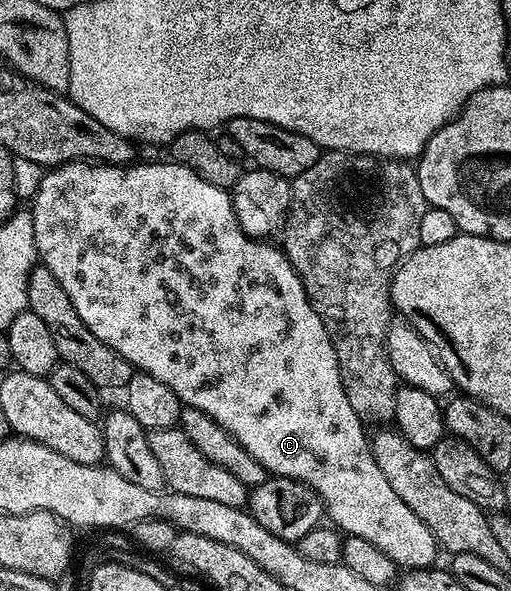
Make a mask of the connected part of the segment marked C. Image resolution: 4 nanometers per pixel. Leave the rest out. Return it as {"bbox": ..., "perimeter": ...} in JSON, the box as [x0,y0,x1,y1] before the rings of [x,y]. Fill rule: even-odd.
{"bbox":[31,160,439,570],"perimeter":[[[172,160],[165,162],[145,162],[142,166],[130,164],[128,166],[106,166],[95,162],[64,162],[62,166],[55,166],[45,170],[43,180],[39,184],[37,193],[32,195],[31,213],[34,220],[34,242],[37,249],[37,257],[40,265],[46,266],[63,284],[63,292],[71,300],[75,312],[79,312],[79,320],[99,336],[123,360],[127,360],[133,366],[134,371],[155,376],[155,380],[167,384],[171,392],[184,405],[199,408],[199,412],[207,412],[215,424],[219,424],[230,434],[235,441],[263,468],[268,470],[270,475],[278,478],[290,478],[307,484],[321,498],[321,504],[328,521],[338,531],[346,535],[354,534],[370,544],[375,544],[399,568],[405,570],[423,570],[434,565],[433,562],[439,555],[439,547],[431,528],[395,496],[395,488],[379,472],[379,464],[375,464],[375,456],[371,449],[371,438],[365,430],[366,423],[351,408],[351,400],[347,400],[347,392],[343,388],[341,369],[337,353],[333,347],[333,341],[329,339],[327,328],[323,320],[315,312],[315,308],[309,303],[307,292],[299,280],[293,265],[289,263],[284,249],[272,246],[269,240],[252,238],[245,235],[236,219],[233,200],[228,190],[215,188],[215,184],[207,184],[203,176],[195,176],[191,168]]]}

